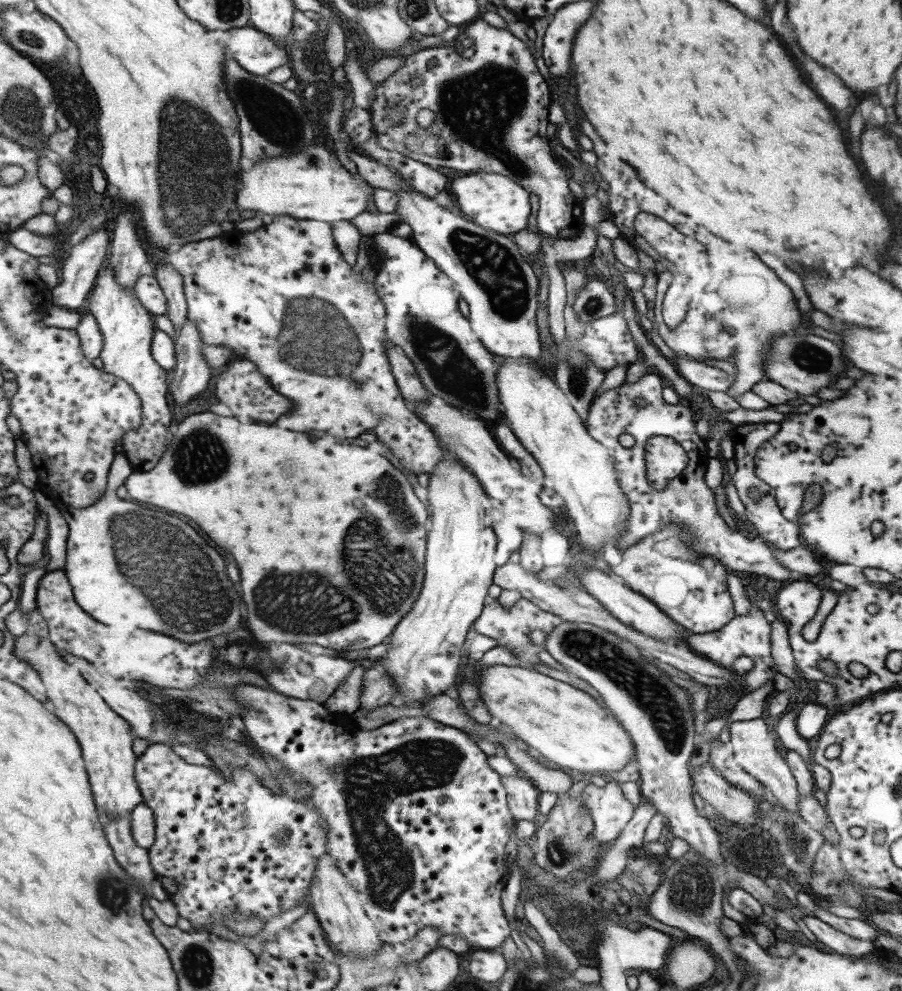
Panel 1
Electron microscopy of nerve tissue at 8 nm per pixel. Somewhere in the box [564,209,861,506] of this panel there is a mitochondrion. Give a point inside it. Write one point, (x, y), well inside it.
(733, 298)

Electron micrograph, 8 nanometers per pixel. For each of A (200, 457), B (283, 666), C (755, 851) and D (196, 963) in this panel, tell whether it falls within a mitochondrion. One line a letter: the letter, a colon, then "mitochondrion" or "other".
A: mitochondrion
B: mitochondrion
C: mitochondrion
D: mitochondrion

